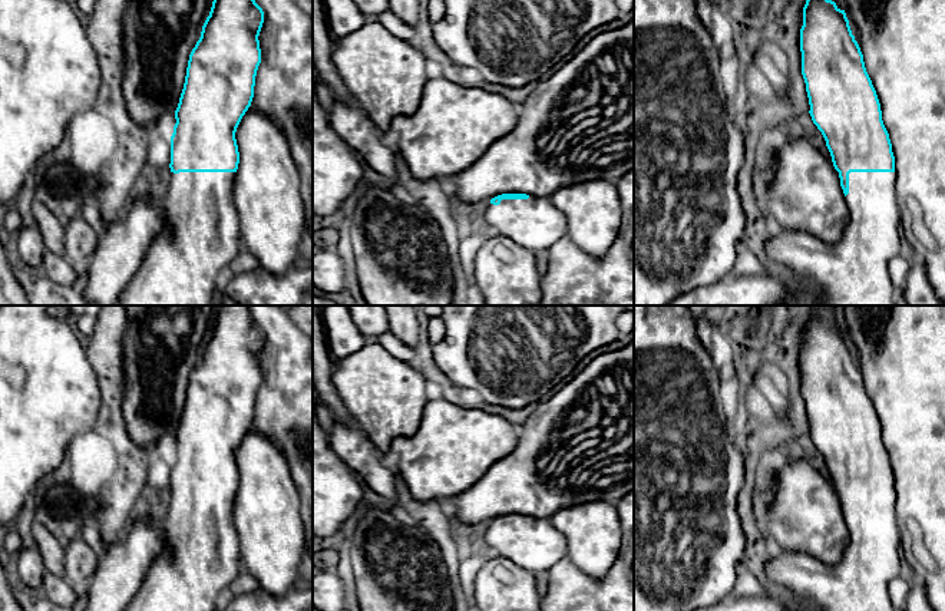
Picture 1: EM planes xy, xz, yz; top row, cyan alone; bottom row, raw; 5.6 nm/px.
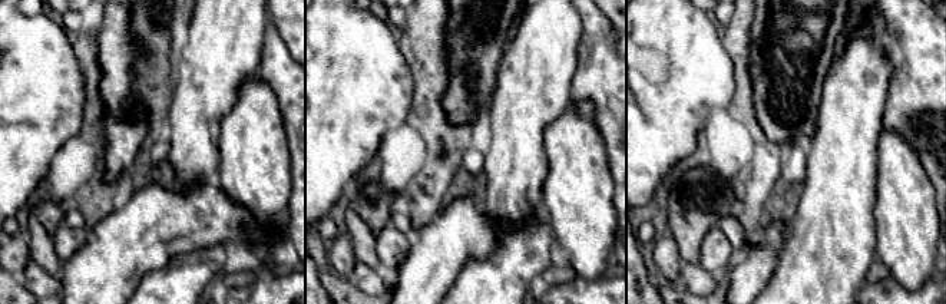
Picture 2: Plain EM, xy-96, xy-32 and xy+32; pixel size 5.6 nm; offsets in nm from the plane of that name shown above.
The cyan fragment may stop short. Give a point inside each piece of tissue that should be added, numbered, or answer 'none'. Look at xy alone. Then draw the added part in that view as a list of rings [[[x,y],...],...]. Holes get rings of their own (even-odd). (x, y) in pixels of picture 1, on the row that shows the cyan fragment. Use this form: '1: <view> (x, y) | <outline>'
1: xy (202, 231) | [[[235,172],[171,174],[161,201],[165,227],[115,306],[212,306],[218,274],[239,252],[241,222],[234,184]]]

